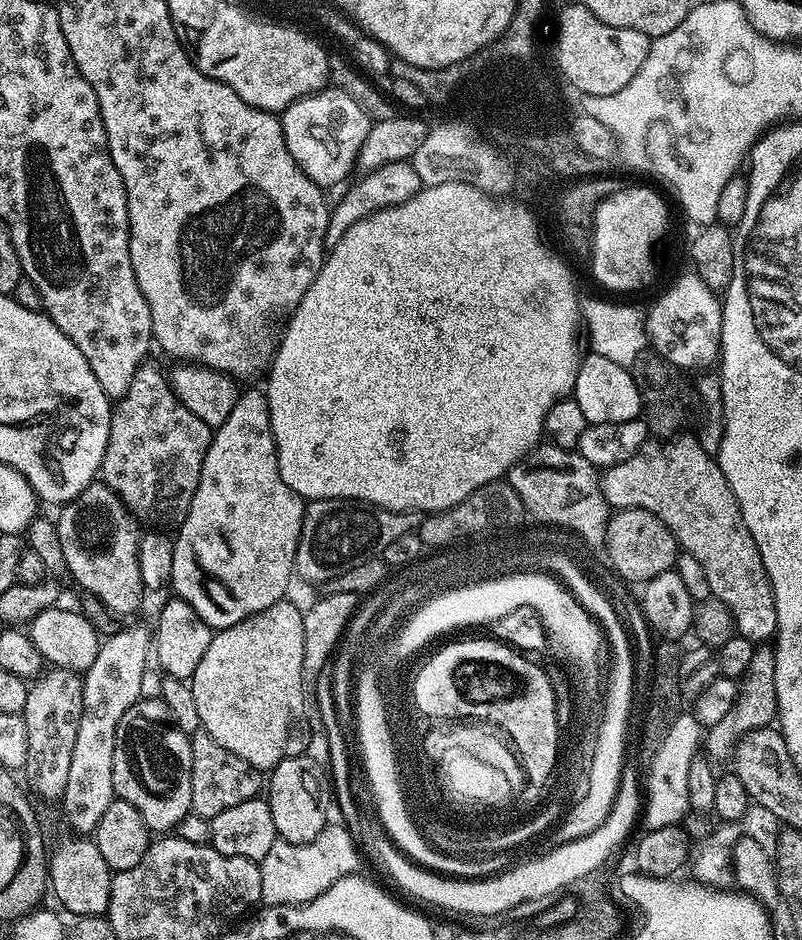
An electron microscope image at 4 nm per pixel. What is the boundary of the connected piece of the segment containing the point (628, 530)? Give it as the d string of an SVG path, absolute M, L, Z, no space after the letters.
M621 508L613 511L608 517L609 543L613 544L613 559L624 565L625 579L629 585L643 586L648 584L658 574L673 571L676 558L681 555L682 549L676 543L674 534L650 510L641 508Z

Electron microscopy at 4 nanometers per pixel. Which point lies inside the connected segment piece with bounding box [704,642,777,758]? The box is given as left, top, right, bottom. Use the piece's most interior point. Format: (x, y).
(755, 706)

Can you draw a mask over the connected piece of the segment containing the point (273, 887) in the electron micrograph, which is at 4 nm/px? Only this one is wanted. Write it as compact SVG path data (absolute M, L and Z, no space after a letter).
M329 822L314 838L305 844L291 844L277 838L274 846L270 846L270 854L259 861L260 873L262 874L261 901L265 905L277 904L309 904L318 894L330 890L334 882L342 878L359 873L361 849L358 840L351 836L342 825Z

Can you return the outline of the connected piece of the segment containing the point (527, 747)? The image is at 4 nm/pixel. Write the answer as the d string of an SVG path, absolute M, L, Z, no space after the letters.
M471 643L471 644L455 644L449 651L443 651L442 656L435 660L433 664L428 665L428 668L422 671L425 676L420 678L420 683L417 687L417 695L420 698L419 703L421 707L427 708L430 714L438 714L441 718L448 718L448 716L458 716L458 718L464 718L468 714L471 714L477 722L484 722L489 720L492 724L497 724L506 735L512 739L510 741L511 747L514 749L515 755L519 759L520 768L524 772L525 781L529 785L532 784L544 784L548 779L553 779L556 772L555 762L558 759L558 753L562 748L562 724L559 720L556 721L556 692L552 689L552 684L548 681L548 676L535 664L523 651L519 651L511 646L507 646L504 650L499 648L496 644L492 643Z

